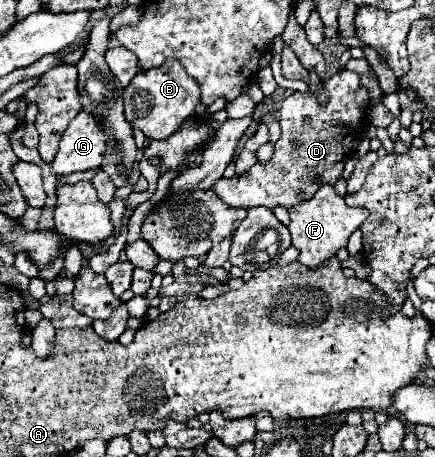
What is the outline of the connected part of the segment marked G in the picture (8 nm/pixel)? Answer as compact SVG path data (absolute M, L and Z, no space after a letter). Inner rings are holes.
M80 111L64 131L58 153L50 163L56 175L98 169L106 151L106 137L96 119Z

